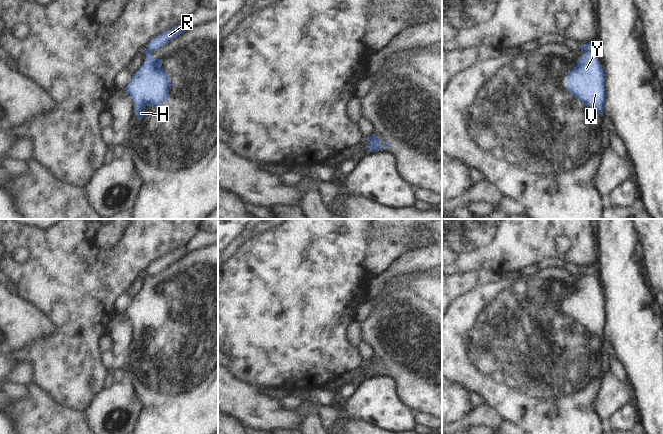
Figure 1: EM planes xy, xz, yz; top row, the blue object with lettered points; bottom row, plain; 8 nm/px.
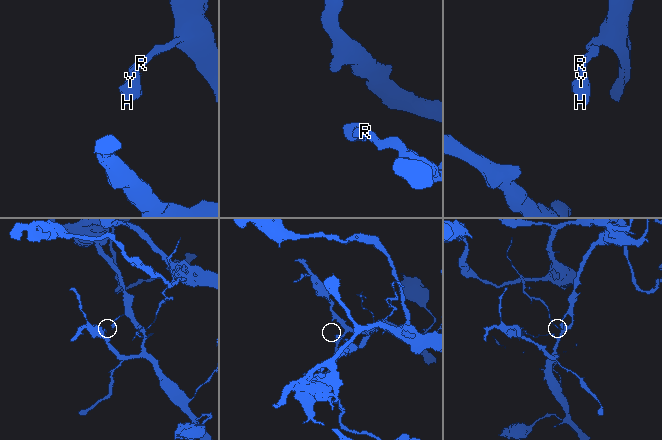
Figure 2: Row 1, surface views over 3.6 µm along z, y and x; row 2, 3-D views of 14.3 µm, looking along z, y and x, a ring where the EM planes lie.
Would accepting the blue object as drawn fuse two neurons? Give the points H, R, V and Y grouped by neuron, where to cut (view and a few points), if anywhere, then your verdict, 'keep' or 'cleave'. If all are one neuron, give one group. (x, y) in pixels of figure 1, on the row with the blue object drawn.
H V Y / R; cut in yz along (584, 50), (591, 50), (593, 52); cleave

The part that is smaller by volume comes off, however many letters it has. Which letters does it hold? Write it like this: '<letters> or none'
H, V, Y

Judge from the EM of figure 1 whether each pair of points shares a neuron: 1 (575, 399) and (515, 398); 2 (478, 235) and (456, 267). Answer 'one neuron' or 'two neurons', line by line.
1: one neuron
2: one neuron

